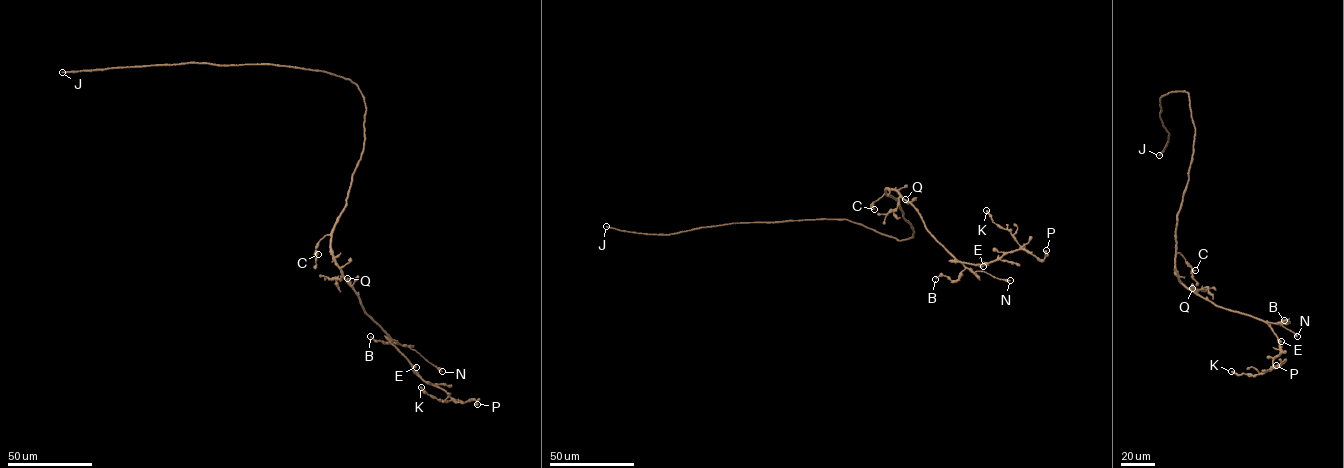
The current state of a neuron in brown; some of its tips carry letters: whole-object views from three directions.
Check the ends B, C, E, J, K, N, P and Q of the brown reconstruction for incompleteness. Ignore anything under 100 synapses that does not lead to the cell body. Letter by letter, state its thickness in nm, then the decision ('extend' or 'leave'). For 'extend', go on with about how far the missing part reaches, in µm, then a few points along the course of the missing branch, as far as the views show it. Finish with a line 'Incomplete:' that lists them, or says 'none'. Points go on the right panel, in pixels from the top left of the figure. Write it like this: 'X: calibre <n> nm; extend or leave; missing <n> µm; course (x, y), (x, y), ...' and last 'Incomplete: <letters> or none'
B: calibre 260 nm; leave
C: calibre 150 nm; leave
E: calibre 600 nm; leave
J: calibre 240 nm; extend; missing 200 µm; course (1159, 155), (1143, 180), (1149, 196), (1163, 208), (1168, 226), (1165, 198), (1168, 185), (1162, 176), (1164, 167)
K: calibre 400 nm; leave
N: calibre 170 nm; leave
P: calibre 650 nm; leave
Q: calibre 200 nm; leave
Incomplete: J

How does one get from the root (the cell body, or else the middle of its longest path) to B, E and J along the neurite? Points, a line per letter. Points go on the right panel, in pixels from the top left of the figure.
B: (1189, 169), (1176, 226), (1175, 267), (1178, 280), (1217, 305), (1267, 322), (1288, 322), (1282, 324), (1284, 320)
E: (1189, 169), (1176, 226), (1175, 267), (1178, 280), (1217, 305), (1264, 321), (1281, 341)
J: (1189, 169), (1195, 127), (1189, 93), (1185, 91), (1171, 92), (1161, 97), (1159, 117), (1168, 134), (1159, 155)

